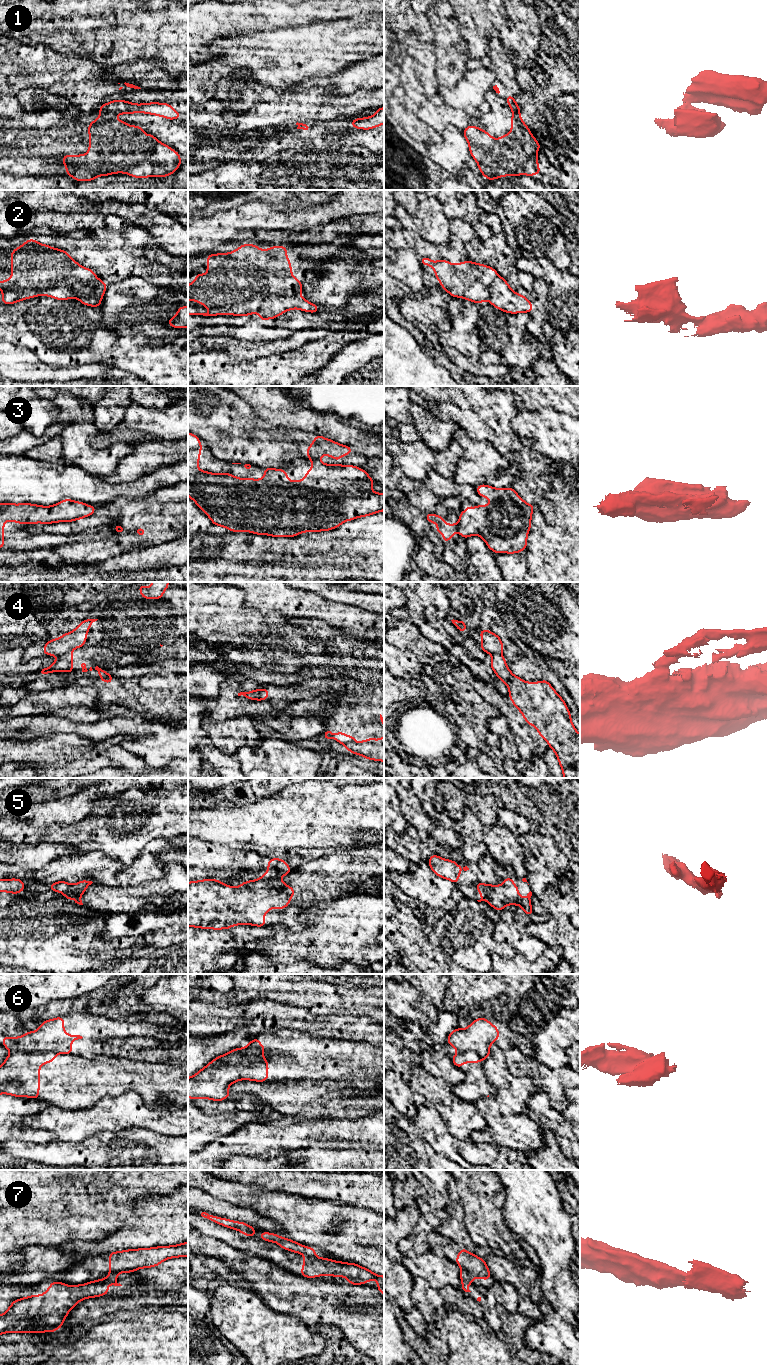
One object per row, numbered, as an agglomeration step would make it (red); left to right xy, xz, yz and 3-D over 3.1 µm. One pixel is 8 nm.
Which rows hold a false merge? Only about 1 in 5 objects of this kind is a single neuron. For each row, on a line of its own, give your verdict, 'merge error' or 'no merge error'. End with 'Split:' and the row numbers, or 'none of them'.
1: merge error
2: merge error
3: merge error
4: merge error
5: merge error
6: merge error
7: merge error
Split: 1, 2, 3, 4, 5, 6, 7

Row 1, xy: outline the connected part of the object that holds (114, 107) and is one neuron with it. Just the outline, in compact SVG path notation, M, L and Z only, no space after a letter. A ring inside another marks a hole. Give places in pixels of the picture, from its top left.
M112 100L109 103L102 104L99 107L102 116L117 114L133 114L136 112L147 113L151 115L161 116L169 120L181 118L182 115L175 111L168 103L143 103L135 104L124 100Z

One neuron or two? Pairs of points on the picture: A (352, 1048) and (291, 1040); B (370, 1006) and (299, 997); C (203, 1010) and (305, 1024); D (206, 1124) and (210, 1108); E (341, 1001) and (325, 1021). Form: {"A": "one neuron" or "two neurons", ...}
{"A": "one neuron", "B": "one neuron", "C": "one neuron", "D": "two neurons", "E": "two neurons"}

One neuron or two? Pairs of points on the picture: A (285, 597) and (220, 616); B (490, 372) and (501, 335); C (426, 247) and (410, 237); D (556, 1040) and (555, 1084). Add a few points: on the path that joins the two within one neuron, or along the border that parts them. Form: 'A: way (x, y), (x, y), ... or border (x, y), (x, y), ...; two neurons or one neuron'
A: border (244, 592), (247, 607), (272, 612); two neurons
B: border (493, 363), (509, 367); two neurons
C: way (422, 247), (414, 240); one neuron
D: border (535, 1057), (552, 1070); two neurons

